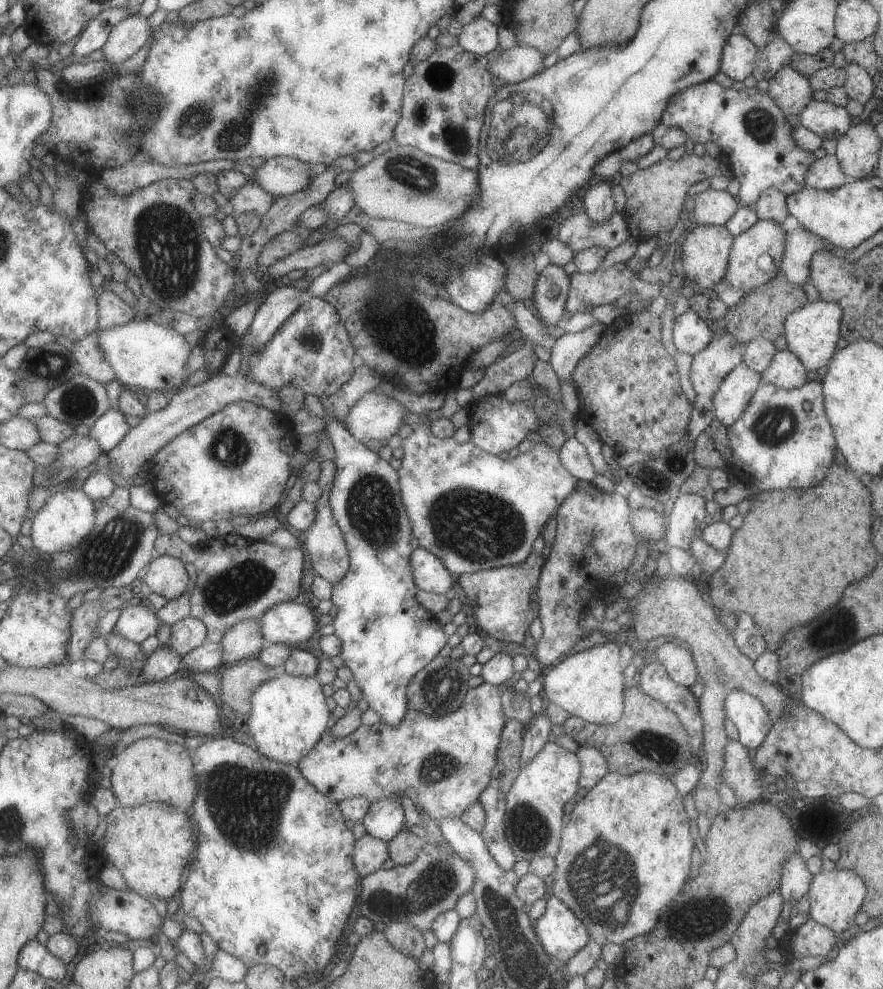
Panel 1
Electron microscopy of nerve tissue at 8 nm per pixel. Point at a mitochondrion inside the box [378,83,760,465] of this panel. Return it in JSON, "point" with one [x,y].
{"point":[515,120]}

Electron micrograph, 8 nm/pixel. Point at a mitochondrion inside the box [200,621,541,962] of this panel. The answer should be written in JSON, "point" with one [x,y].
{"point":[245,805]}

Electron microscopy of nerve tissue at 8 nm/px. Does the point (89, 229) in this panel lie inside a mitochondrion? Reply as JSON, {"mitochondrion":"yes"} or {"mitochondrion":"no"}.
{"mitochondrion":"no"}

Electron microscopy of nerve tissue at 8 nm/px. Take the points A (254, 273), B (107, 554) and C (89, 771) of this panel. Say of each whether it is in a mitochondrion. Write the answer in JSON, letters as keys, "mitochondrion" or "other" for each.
{"A":"other","B":"mitochondrion","C":"other"}

